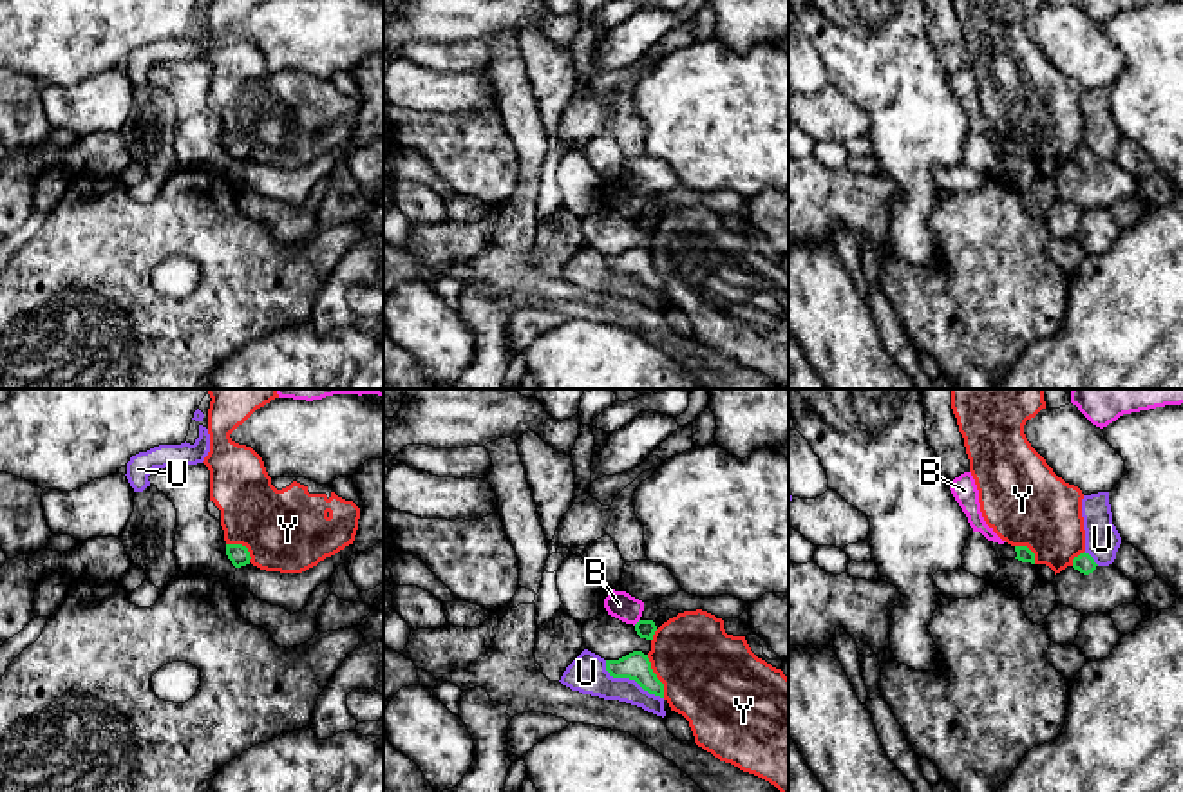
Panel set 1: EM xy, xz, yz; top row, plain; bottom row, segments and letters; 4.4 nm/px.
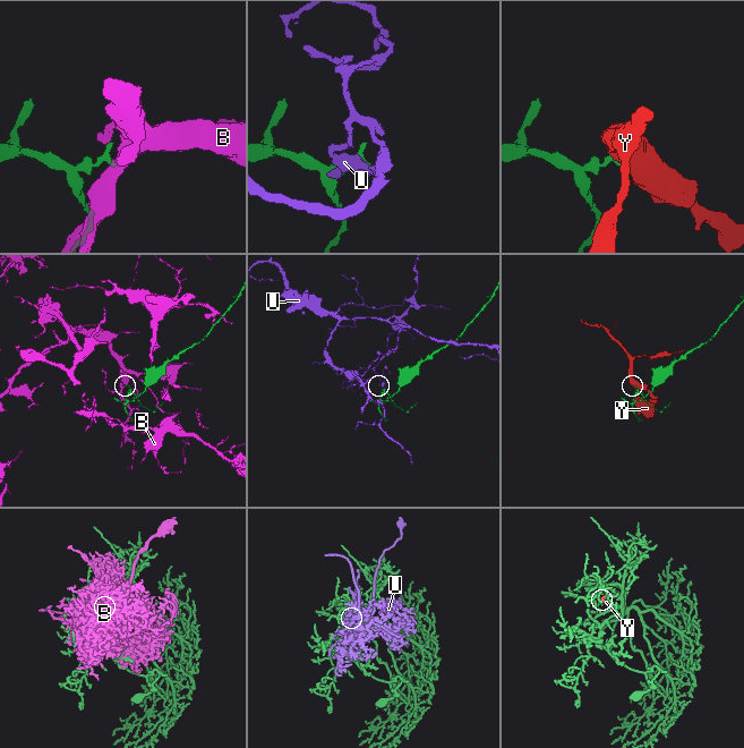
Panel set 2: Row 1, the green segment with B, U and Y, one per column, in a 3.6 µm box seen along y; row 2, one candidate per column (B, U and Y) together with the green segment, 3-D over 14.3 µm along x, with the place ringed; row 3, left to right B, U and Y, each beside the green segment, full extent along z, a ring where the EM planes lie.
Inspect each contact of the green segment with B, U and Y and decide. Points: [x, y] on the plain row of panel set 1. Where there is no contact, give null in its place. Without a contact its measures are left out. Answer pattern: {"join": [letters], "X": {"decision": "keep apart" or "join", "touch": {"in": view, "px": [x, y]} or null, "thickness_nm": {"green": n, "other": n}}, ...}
{"join": [], "B": {"decision": "keep apart", "touch": {"in": "xz", "px": [637, 217]}, "thickness_nm": {"green": 80, "other": 120}}, "U": {"decision": "keep apart", "touch": {"in": "xz", "px": [630, 273]}, "thickness_nm": {"green": 130, "other": 170}}, "Y": {"decision": "keep apart", "touch": {"in": "xz", "px": [655, 272]}, "thickness_nm": {"green": 130, "other": 420}}}

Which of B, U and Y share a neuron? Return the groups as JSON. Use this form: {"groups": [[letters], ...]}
{"groups": [["B"], ["U"], ["Y"]]}

